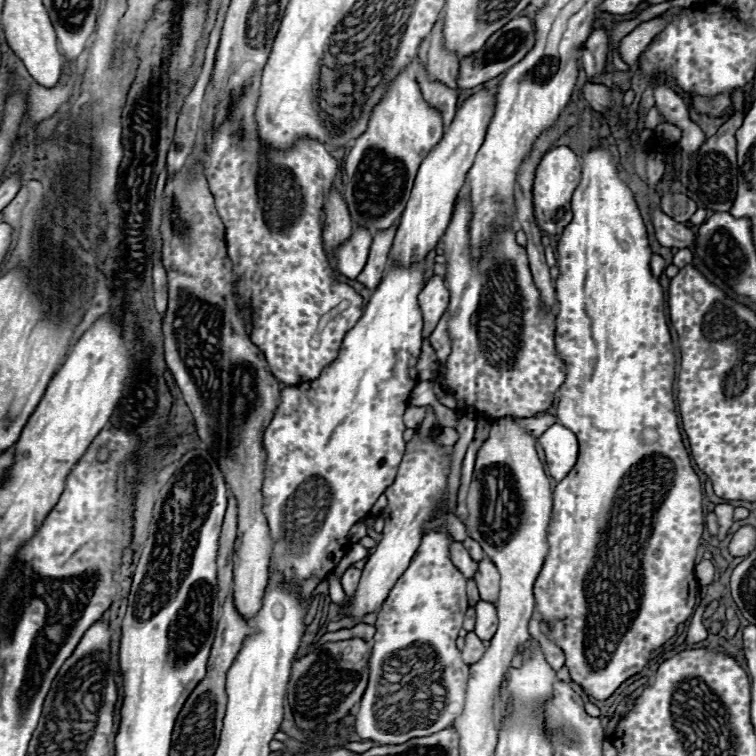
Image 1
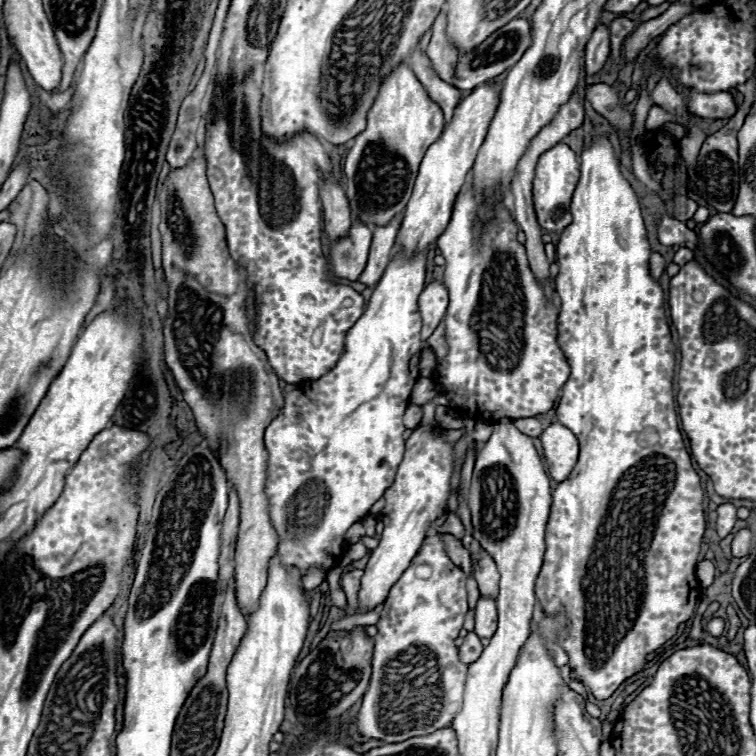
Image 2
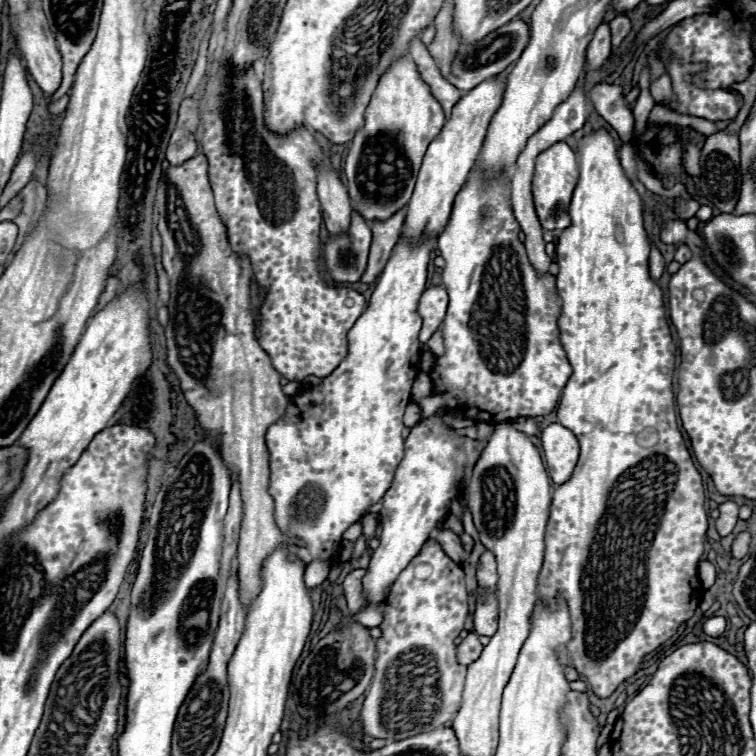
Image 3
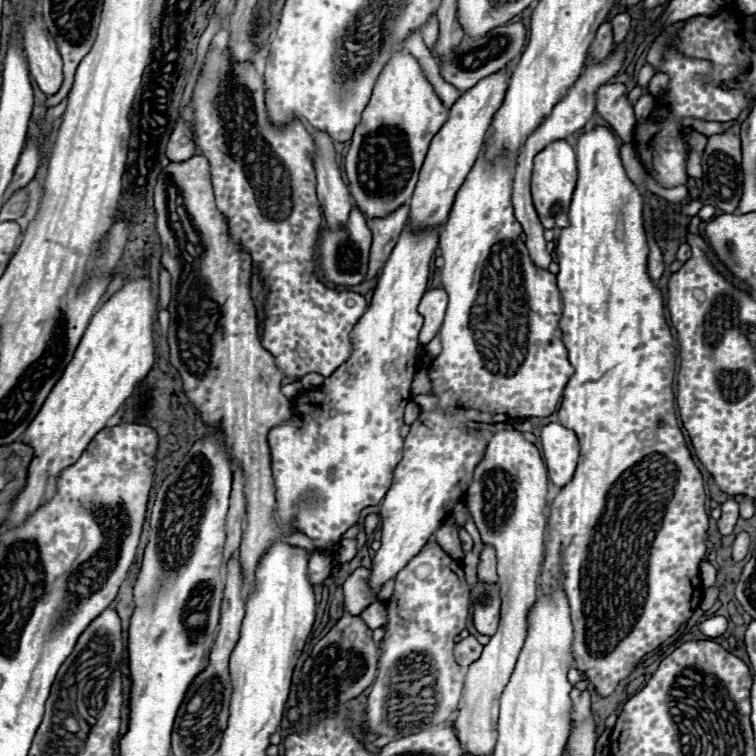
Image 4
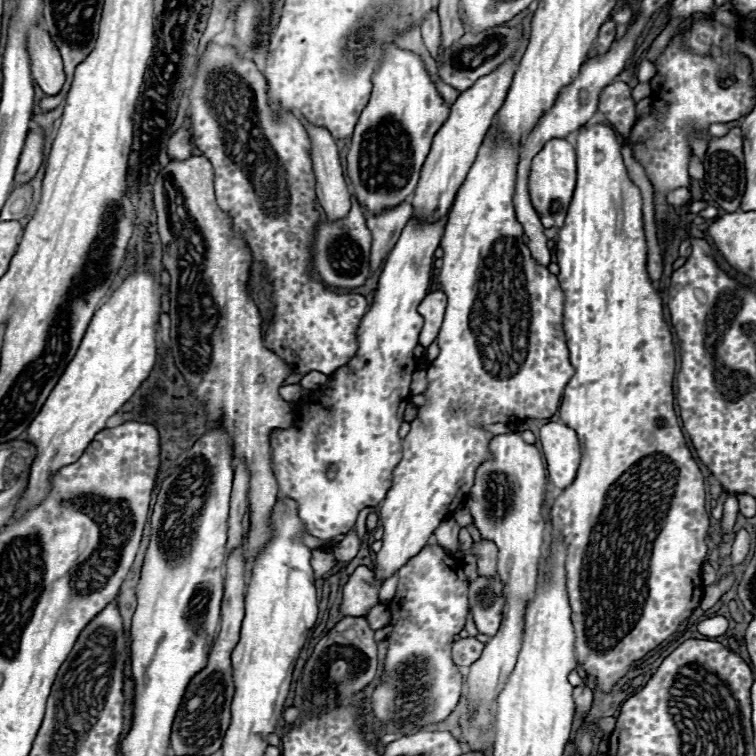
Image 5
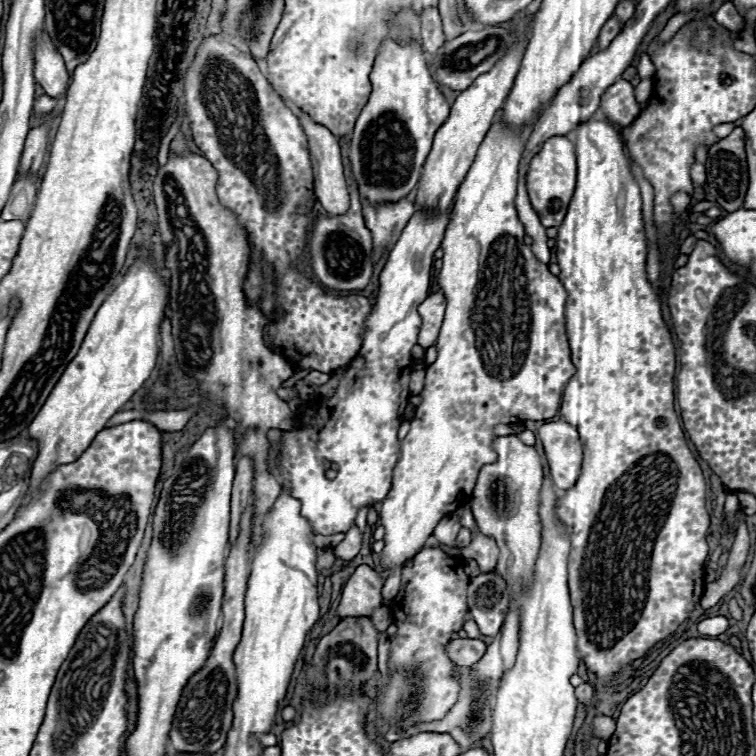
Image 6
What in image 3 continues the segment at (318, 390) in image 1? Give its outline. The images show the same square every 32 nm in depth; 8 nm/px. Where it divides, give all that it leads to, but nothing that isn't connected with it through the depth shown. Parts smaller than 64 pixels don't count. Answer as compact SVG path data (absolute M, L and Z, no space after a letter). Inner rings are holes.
M402 240L400 244L396 244L394 248L394 254L390 256L384 272L380 274L378 282L376 282L376 288L372 292L372 298L368 302L368 308L364 310L364 314L356 320L356 324L350 328L348 332L348 354L346 358L328 374L320 380L320 384L314 384L314 386L302 386L298 392L294 392L292 396L288 396L288 406L286 406L286 414L276 420L268 432L266 432L266 446L268 446L268 452L270 452L270 496L274 500L274 522L278 526L278 530L282 532L284 536L284 550L288 554L288 560L300 560L304 566L308 566L310 562L314 560L324 560L328 564L336 564L338 558L340 558L340 548L342 548L342 534L352 526L356 524L364 514L366 510L380 502L384 492L390 488L392 480L394 480L394 472L404 456L404 438L402 438L402 430L404 430L404 424L402 424L402 416L404 416L404 408L410 404L410 390L412 390L412 384L414 382L408 382L408 380L416 380L418 376L418 362L420 362L420 340L418 340L418 334L420 334L420 328L422 328L422 318L418 314L418 298L420 294L426 290L426 268L428 268L428 258L430 258L430 252L436 248L436 240L428 240L420 246L414 246L410 248L406 240ZM292 538L300 538L302 544L292 544L288 540Z

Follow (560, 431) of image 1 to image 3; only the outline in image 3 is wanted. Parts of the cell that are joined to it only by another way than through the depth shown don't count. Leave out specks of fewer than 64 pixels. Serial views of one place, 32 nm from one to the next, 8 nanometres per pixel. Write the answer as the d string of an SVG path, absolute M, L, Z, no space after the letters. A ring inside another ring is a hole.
M554 422L542 430L540 440L542 440L542 450L546 456L550 478L556 484L564 484L578 462L576 436L572 434L572 430Z

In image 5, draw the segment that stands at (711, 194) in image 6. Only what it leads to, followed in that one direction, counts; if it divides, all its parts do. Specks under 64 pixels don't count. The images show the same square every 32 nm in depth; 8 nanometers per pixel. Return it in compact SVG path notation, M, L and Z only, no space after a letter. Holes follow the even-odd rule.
M732 128L722 138L712 138L708 144L708 150L704 154L704 180L700 180L702 188L702 200L724 210L724 212L736 212L742 202L744 194L744 156L742 156L742 132L740 128Z

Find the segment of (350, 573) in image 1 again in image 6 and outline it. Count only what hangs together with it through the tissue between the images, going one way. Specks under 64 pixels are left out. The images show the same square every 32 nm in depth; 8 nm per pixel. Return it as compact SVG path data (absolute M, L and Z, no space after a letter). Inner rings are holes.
M358 566L356 572L350 576L350 580L344 584L342 600L338 606L338 616L342 618L370 616L374 608L384 604L380 596L384 580L386 578L382 578L370 566Z

